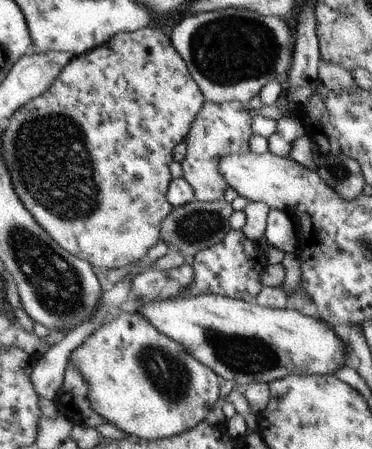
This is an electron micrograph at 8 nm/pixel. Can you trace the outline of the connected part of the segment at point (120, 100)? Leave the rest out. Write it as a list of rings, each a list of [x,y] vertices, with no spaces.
[[[154,24],[141,28],[138,31],[124,31],[111,36],[106,43],[83,52],[82,55],[75,55],[70,63],[63,68],[58,78],[43,95],[29,100],[23,104],[10,119],[3,123],[3,157],[11,172],[14,181],[15,191],[20,200],[27,206],[32,216],[39,221],[40,226],[69,253],[82,260],[88,261],[96,268],[120,268],[126,264],[135,264],[147,256],[148,250],[162,240],[163,220],[171,215],[175,207],[167,199],[167,192],[170,190],[171,175],[170,165],[172,164],[172,150],[176,144],[184,142],[186,134],[190,134],[192,126],[199,112],[203,108],[206,98],[203,91],[196,84],[186,61],[172,48],[170,39],[164,32],[154,30]]]

